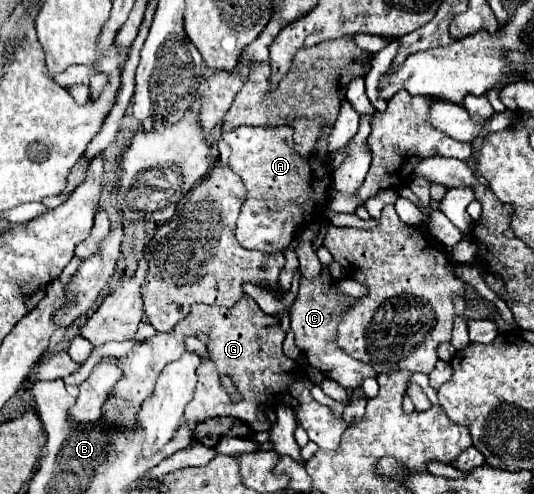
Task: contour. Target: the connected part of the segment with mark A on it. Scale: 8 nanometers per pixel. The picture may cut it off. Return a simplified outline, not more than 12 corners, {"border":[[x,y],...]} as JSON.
{"border":[[292,126],[222,138],[246,186],[236,238],[284,252],[328,202],[328,156]]}

